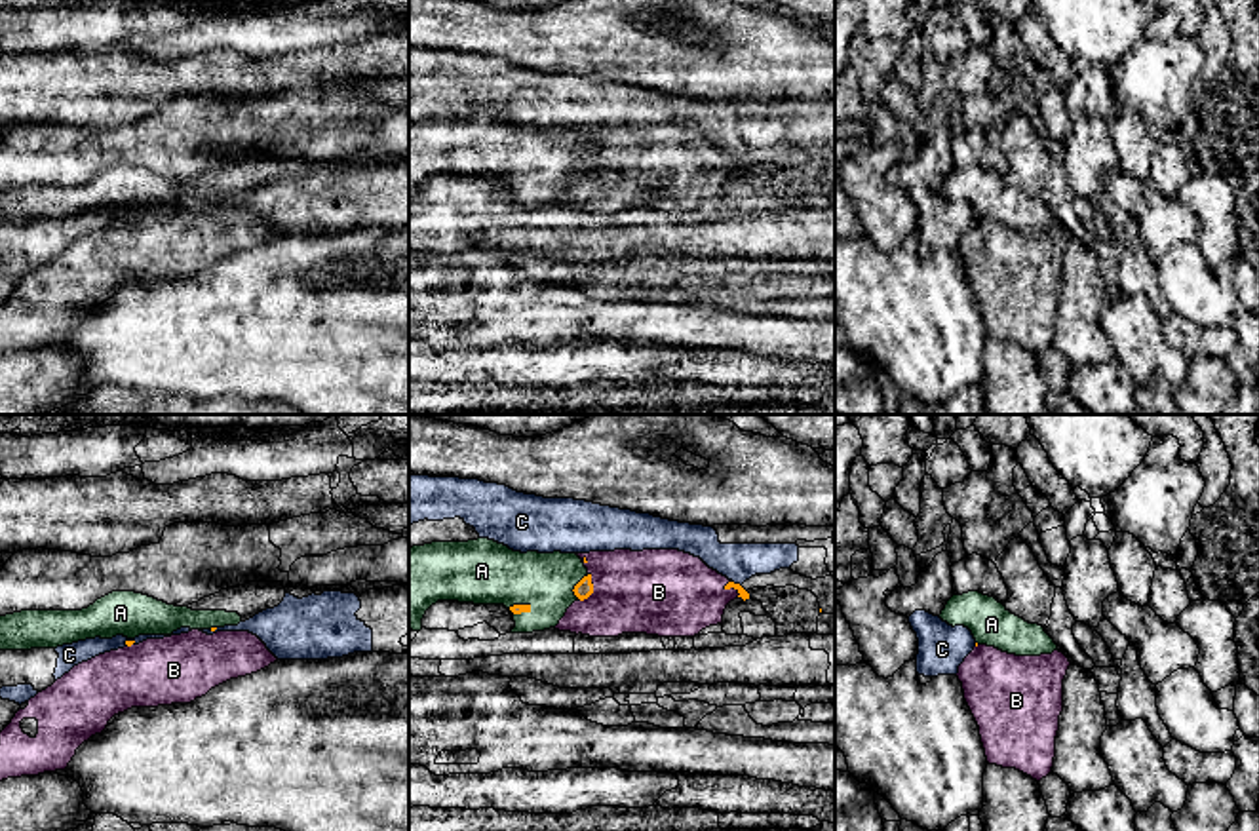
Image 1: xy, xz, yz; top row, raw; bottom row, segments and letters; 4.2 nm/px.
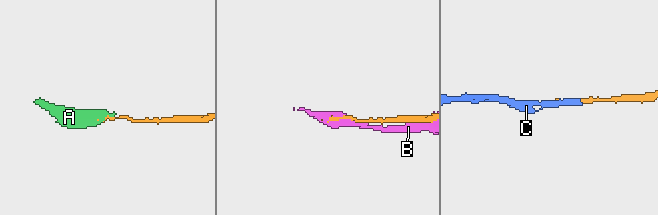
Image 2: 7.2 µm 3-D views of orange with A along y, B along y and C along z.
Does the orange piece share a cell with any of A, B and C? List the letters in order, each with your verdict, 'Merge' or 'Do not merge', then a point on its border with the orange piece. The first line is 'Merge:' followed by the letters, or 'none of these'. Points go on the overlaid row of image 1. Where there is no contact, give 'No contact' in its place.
Merge: A
A: Merge. Touches orange at xz (575, 586)
B: Do not merge. Touches orange at xz (592, 588)
C: Do not merge. Touches orange at xy (130, 641)

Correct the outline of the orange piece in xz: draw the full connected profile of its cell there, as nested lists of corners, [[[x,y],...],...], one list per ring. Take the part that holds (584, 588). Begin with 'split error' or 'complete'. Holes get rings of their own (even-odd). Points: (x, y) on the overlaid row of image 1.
split error; [[[489,538],[409,548],[409,631],[422,629],[426,610],[437,601],[504,605],[515,622],[510,633],[544,631],[555,628],[574,601],[591,593],[591,574],[576,553],[521,553]]]

